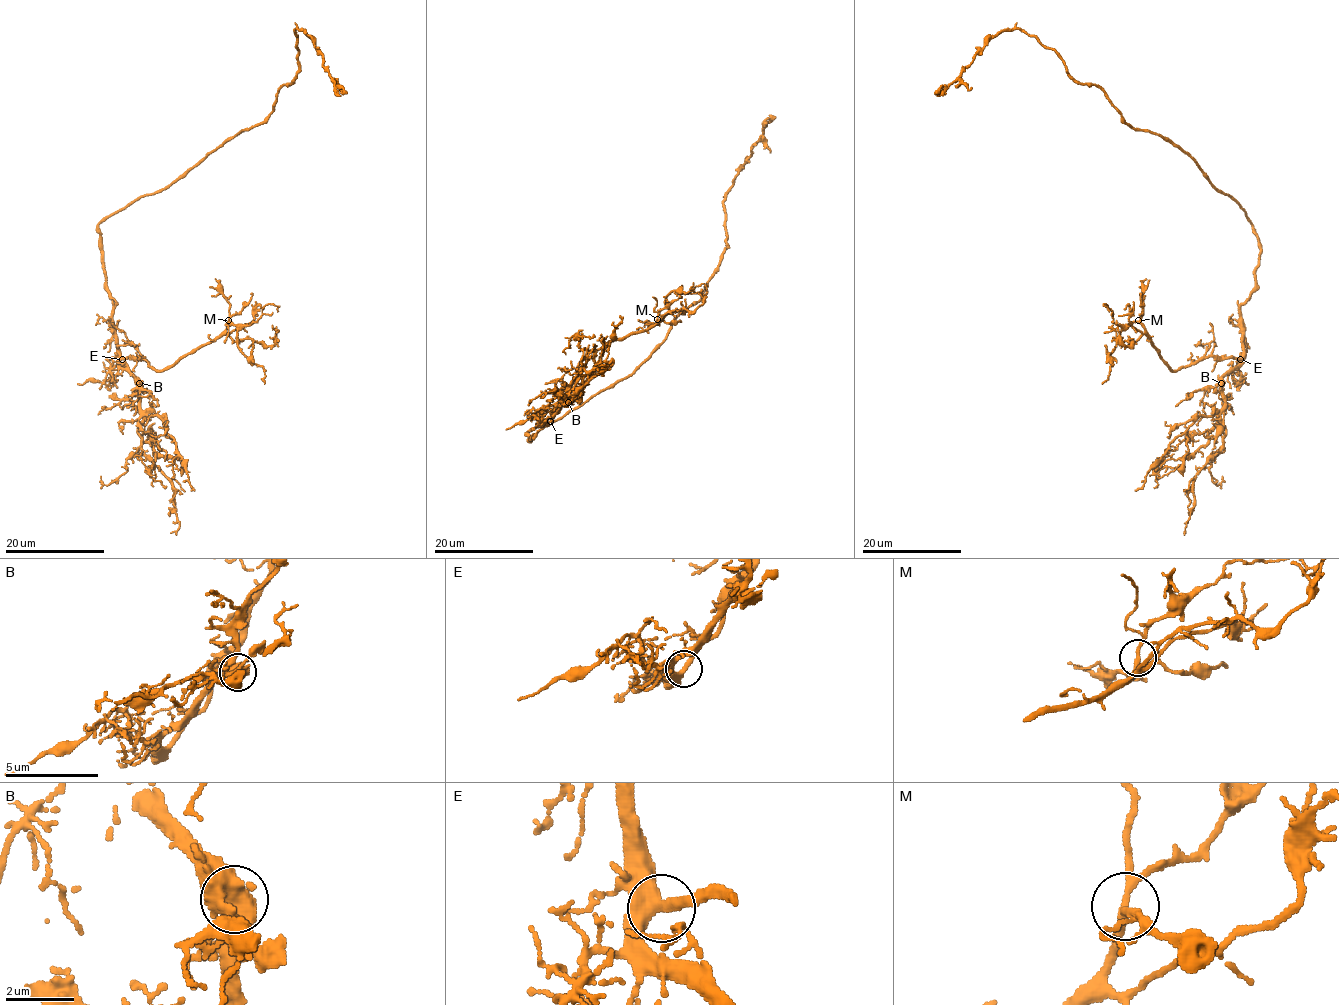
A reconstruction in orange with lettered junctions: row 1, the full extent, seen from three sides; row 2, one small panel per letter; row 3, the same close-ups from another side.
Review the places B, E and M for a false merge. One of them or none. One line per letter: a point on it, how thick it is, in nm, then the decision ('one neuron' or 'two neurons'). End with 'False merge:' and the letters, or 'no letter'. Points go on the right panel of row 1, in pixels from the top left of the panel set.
B: place (1221, 383); calibre 600 nm; one neuron
E: place (1240, 359); calibre 380 nm; one neuron
M: place (1138, 320); calibre 220 nm; one neuron
False merge: no letter

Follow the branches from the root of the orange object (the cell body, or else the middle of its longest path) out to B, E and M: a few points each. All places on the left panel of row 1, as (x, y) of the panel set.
B: (137, 199), (107, 216), (98, 225), (98, 232), (105, 291), (115, 302), (112, 325), (117, 361), (139, 383)
E: (137, 199), (98, 225), (105, 291), (115, 302), (112, 317), (113, 334), (117, 354), (122, 359)
M: (137, 199), (98, 225), (105, 291), (115, 302), (117, 354), (141, 356), (163, 370), (211, 343), (228, 320)

